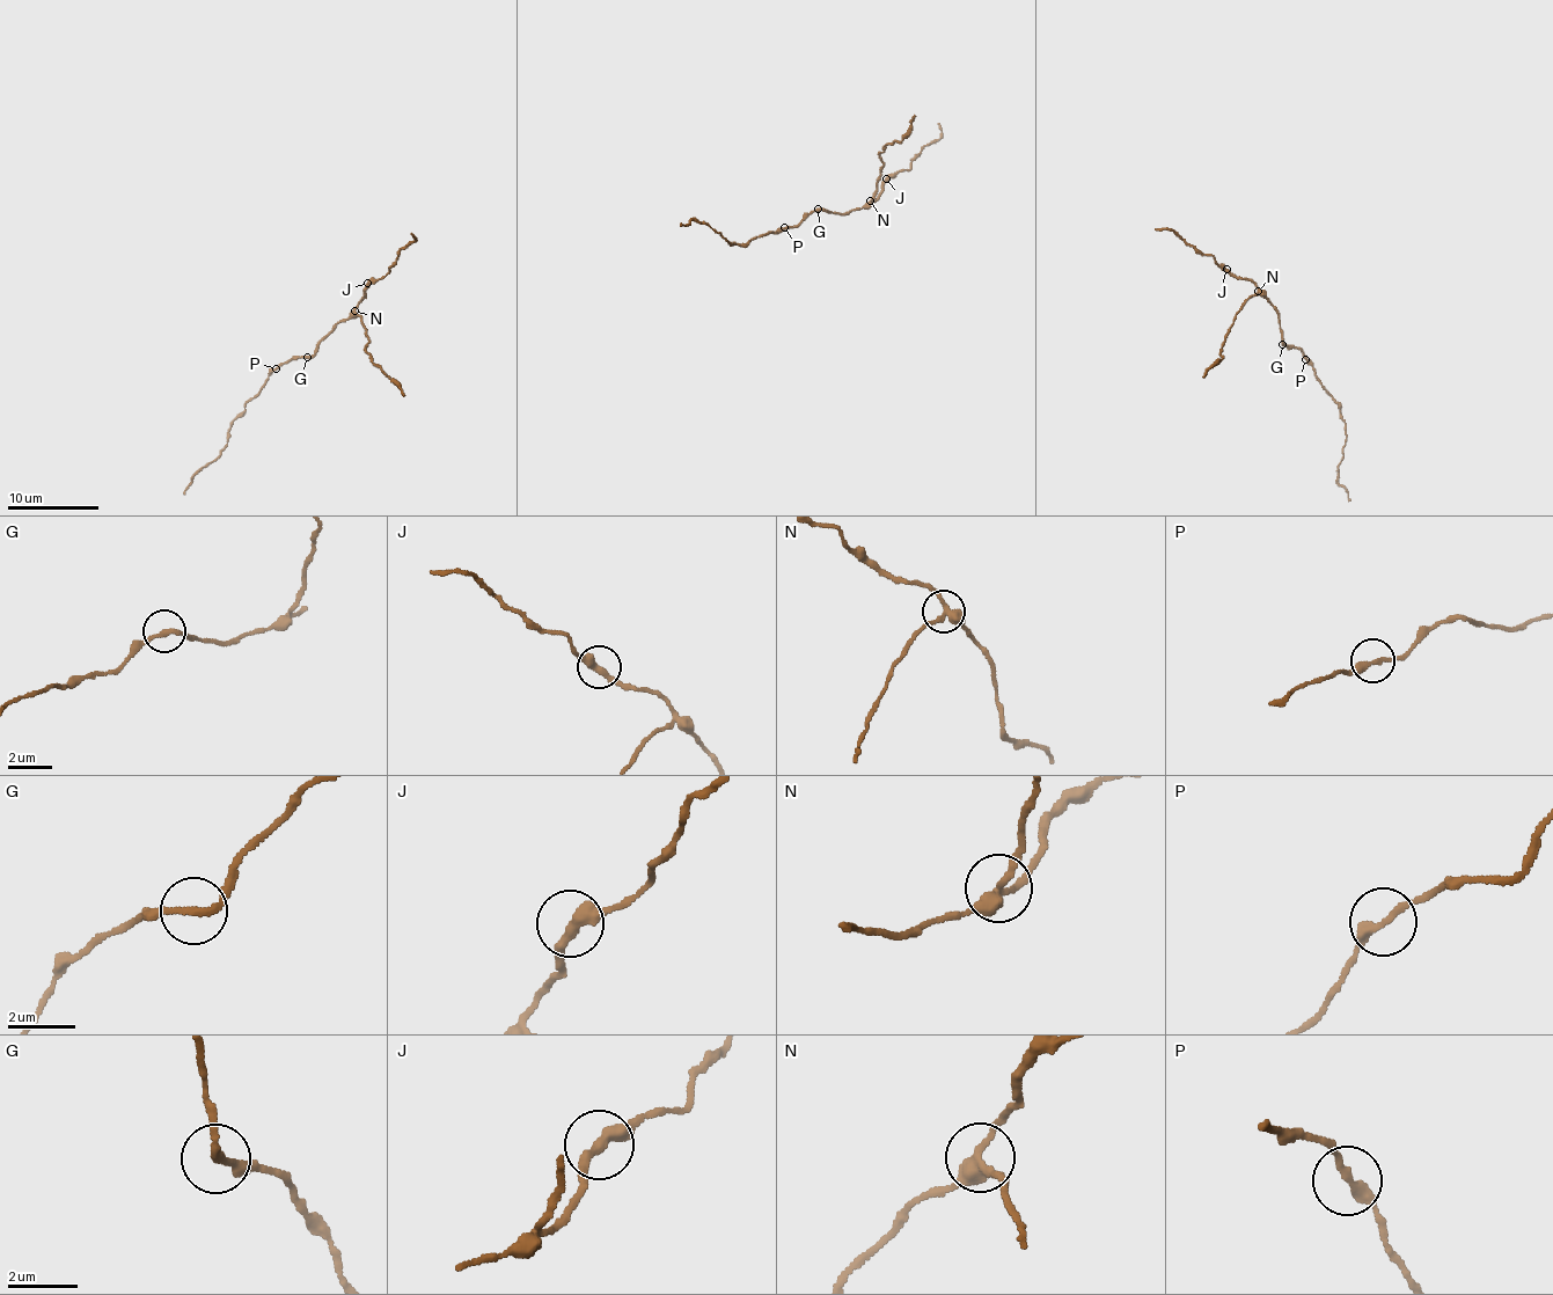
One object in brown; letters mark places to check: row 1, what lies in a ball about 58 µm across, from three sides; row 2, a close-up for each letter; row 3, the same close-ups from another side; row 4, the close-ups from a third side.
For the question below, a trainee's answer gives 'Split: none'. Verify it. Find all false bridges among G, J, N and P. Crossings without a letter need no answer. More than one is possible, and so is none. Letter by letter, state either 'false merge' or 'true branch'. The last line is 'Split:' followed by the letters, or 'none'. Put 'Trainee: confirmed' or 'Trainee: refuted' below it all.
G: true branch
J: true branch
N: false merge
P: true branch
Split: N
Trainee: refuted

